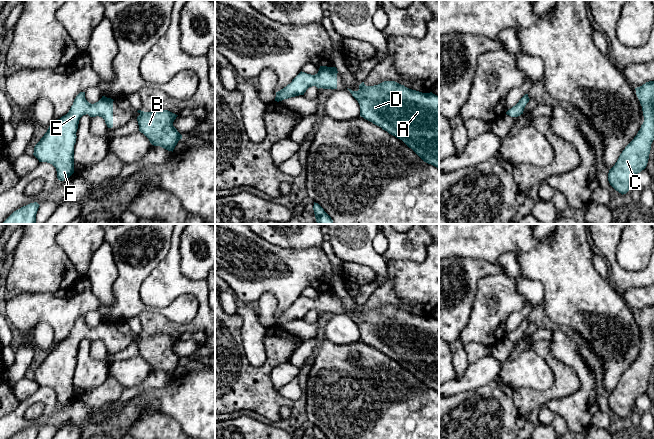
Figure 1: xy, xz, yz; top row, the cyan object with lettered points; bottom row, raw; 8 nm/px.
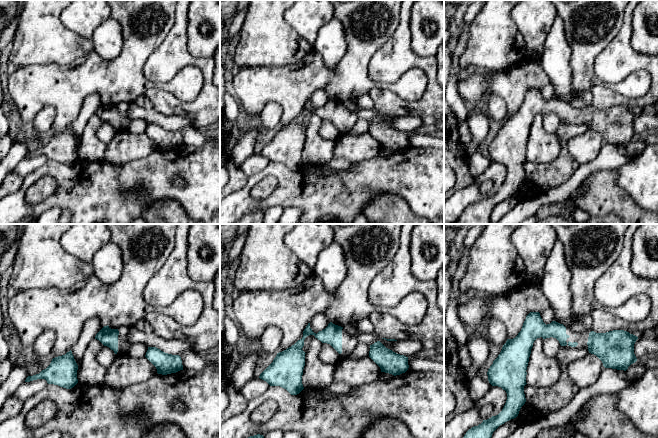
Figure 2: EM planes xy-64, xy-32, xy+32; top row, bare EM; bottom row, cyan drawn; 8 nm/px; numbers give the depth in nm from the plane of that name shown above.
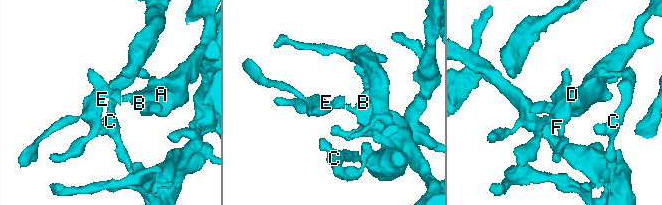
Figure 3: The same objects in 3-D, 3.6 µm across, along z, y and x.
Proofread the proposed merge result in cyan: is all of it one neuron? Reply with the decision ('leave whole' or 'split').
leave whole

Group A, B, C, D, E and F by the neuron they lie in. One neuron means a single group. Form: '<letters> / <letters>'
A B C D E F

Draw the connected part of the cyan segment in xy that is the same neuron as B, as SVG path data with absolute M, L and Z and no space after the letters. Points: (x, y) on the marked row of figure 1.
M157 110L152 112L137 111L140 115L137 117L139 131L143 133L154 146L160 146L168 151L174 150L182 135L173 126L173 122L178 115L168 110Z

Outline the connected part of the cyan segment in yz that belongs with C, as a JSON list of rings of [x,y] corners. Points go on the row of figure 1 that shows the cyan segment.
[[[654,81],[646,82],[635,90],[644,122],[608,173],[610,185],[622,195],[633,188],[636,175],[646,168],[654,140]]]

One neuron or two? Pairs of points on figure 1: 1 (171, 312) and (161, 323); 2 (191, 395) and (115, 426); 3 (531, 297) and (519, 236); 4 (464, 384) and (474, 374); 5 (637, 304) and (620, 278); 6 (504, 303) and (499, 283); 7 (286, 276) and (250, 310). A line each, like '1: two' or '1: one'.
1: two
2: one
3: two
4: one
5: two
6: one
7: two

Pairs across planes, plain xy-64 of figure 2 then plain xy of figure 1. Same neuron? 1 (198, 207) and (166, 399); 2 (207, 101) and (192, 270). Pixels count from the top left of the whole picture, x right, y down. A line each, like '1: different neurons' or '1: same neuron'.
1: same neuron
2: different neurons

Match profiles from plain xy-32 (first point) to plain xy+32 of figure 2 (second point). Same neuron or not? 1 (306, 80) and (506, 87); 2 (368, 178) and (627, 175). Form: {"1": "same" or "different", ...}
{"1": "same", "2": "same"}

